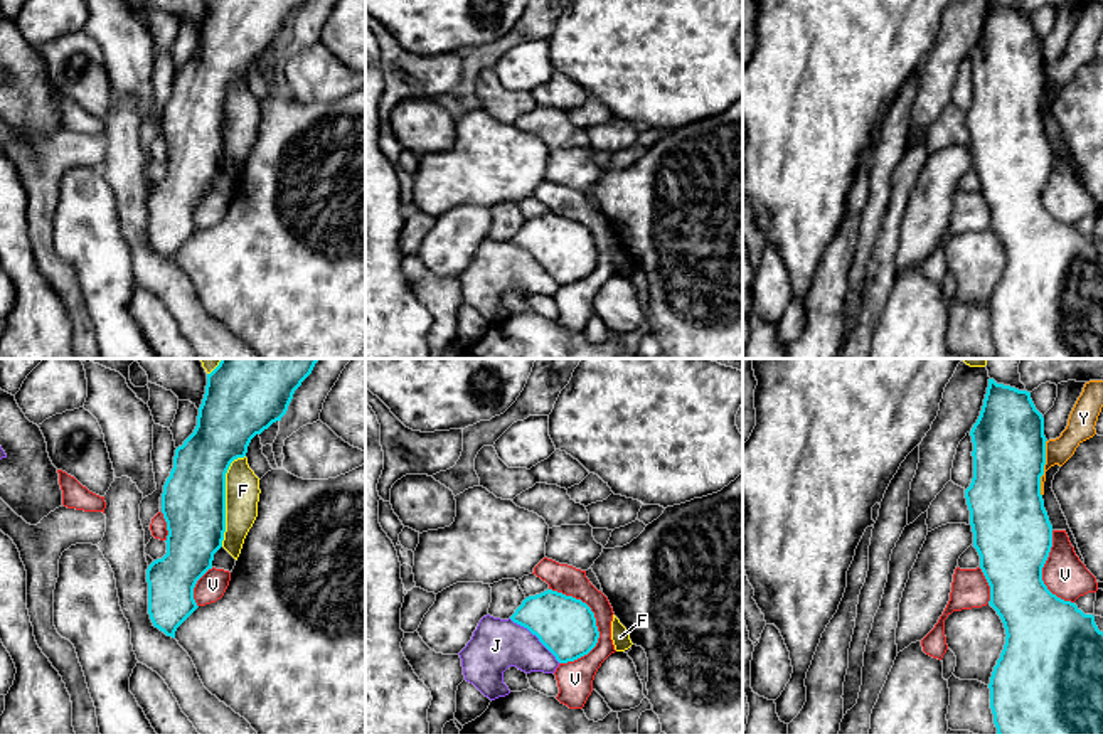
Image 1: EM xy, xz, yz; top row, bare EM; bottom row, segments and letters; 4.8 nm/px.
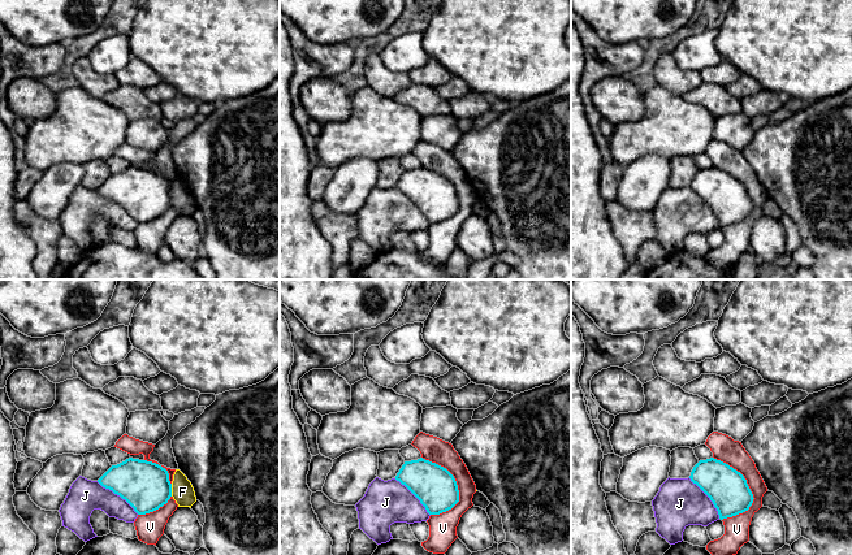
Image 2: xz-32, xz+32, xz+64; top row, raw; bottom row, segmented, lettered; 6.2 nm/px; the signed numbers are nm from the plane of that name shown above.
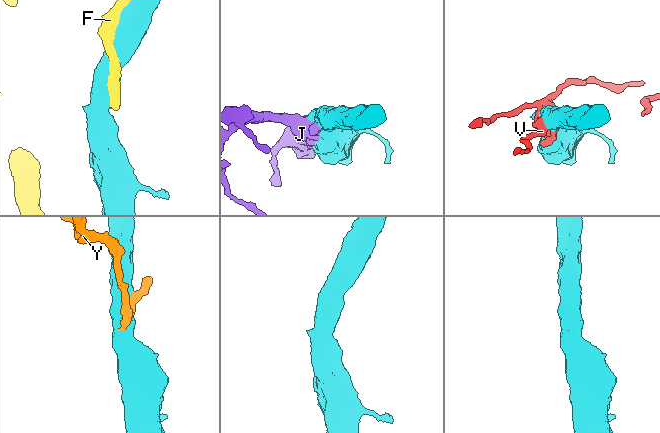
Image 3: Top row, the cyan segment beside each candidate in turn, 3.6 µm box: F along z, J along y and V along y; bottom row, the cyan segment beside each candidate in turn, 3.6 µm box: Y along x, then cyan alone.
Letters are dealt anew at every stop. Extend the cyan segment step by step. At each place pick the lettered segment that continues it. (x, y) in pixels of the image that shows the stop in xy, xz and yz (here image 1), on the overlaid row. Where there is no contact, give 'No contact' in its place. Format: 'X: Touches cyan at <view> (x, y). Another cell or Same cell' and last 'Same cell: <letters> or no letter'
F: Touches cyan at xy (224, 499). Another cell
J: Touches cyan at xz (536, 635). Another cell
V: Touches cyan at xz (595, 618). Another cell
Y: Touches cyan at yz (1043, 468). Same cell
Same cell: Y

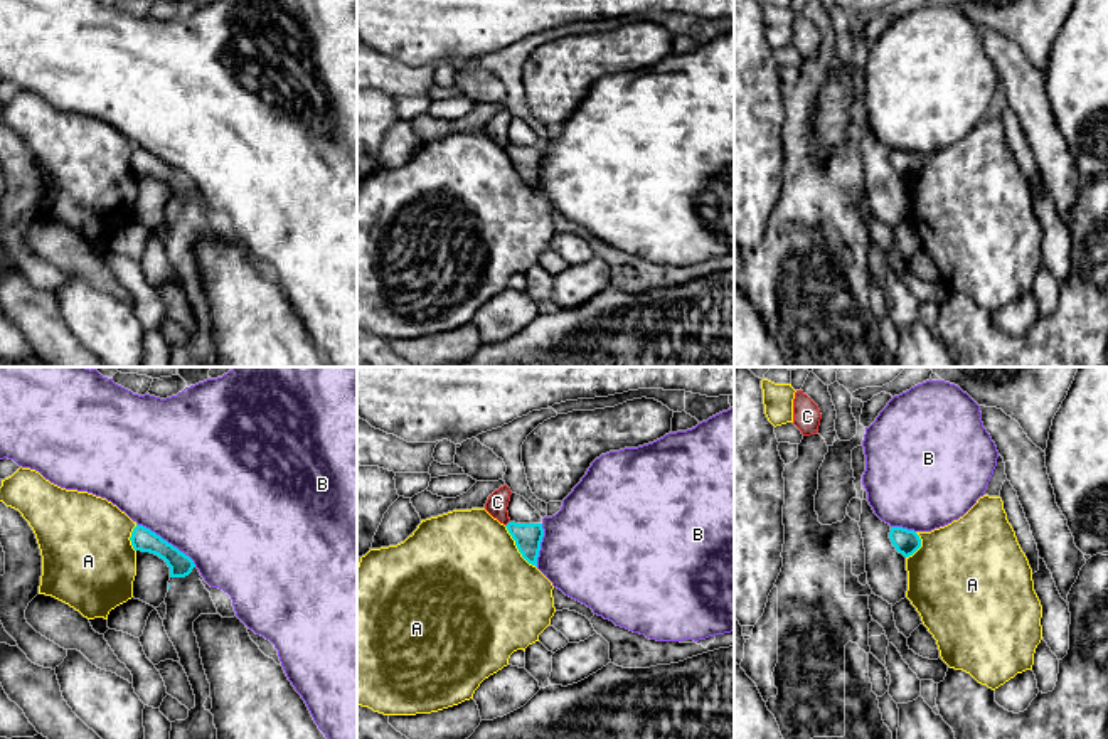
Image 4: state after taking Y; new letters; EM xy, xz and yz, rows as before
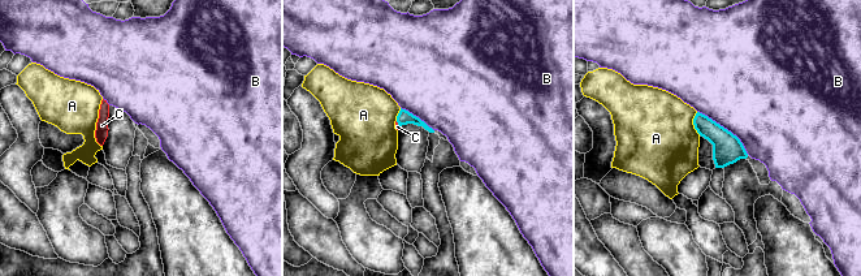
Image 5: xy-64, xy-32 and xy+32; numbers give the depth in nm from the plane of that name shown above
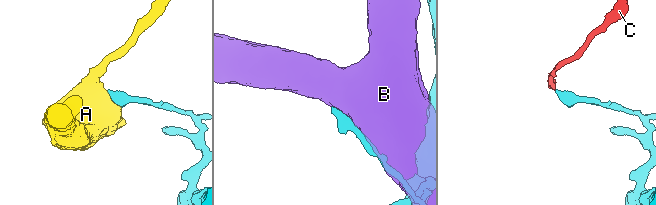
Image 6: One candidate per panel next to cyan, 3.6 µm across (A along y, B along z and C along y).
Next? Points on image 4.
A: Touches cyan at xz (517, 547). Another cell
B: Touches cyan at xy (165, 541). Another cell
C: Touches cyan at xz (507, 524). Another cell
Same cell: no letter

